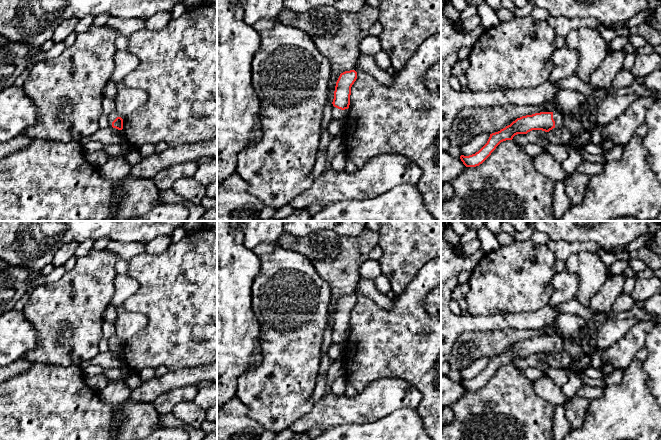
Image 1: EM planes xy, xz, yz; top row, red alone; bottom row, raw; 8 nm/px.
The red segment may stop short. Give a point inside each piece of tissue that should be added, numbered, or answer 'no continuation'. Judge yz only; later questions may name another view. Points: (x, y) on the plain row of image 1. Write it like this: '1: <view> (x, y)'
1: yz (559, 343)

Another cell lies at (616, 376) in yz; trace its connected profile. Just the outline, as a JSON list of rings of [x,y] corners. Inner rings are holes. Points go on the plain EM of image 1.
[[[614,370],[611,374],[604,376],[606,386],[619,384],[624,375],[624,370]]]

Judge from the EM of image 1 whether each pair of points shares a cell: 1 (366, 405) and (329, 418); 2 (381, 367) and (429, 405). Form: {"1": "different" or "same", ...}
{"1": "same", "2": "same"}

